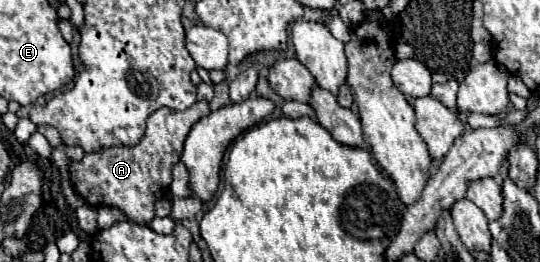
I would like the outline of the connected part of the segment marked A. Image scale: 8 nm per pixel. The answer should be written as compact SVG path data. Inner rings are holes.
M196 101L184 111L158 109L146 119L146 135L134 147L114 147L100 153L86 153L80 163L70 165L70 175L76 191L92 207L116 207L130 221L150 225L154 217L154 203L168 195L172 181L172 167L182 157L182 147L188 131L196 121L210 113L208 101Z

